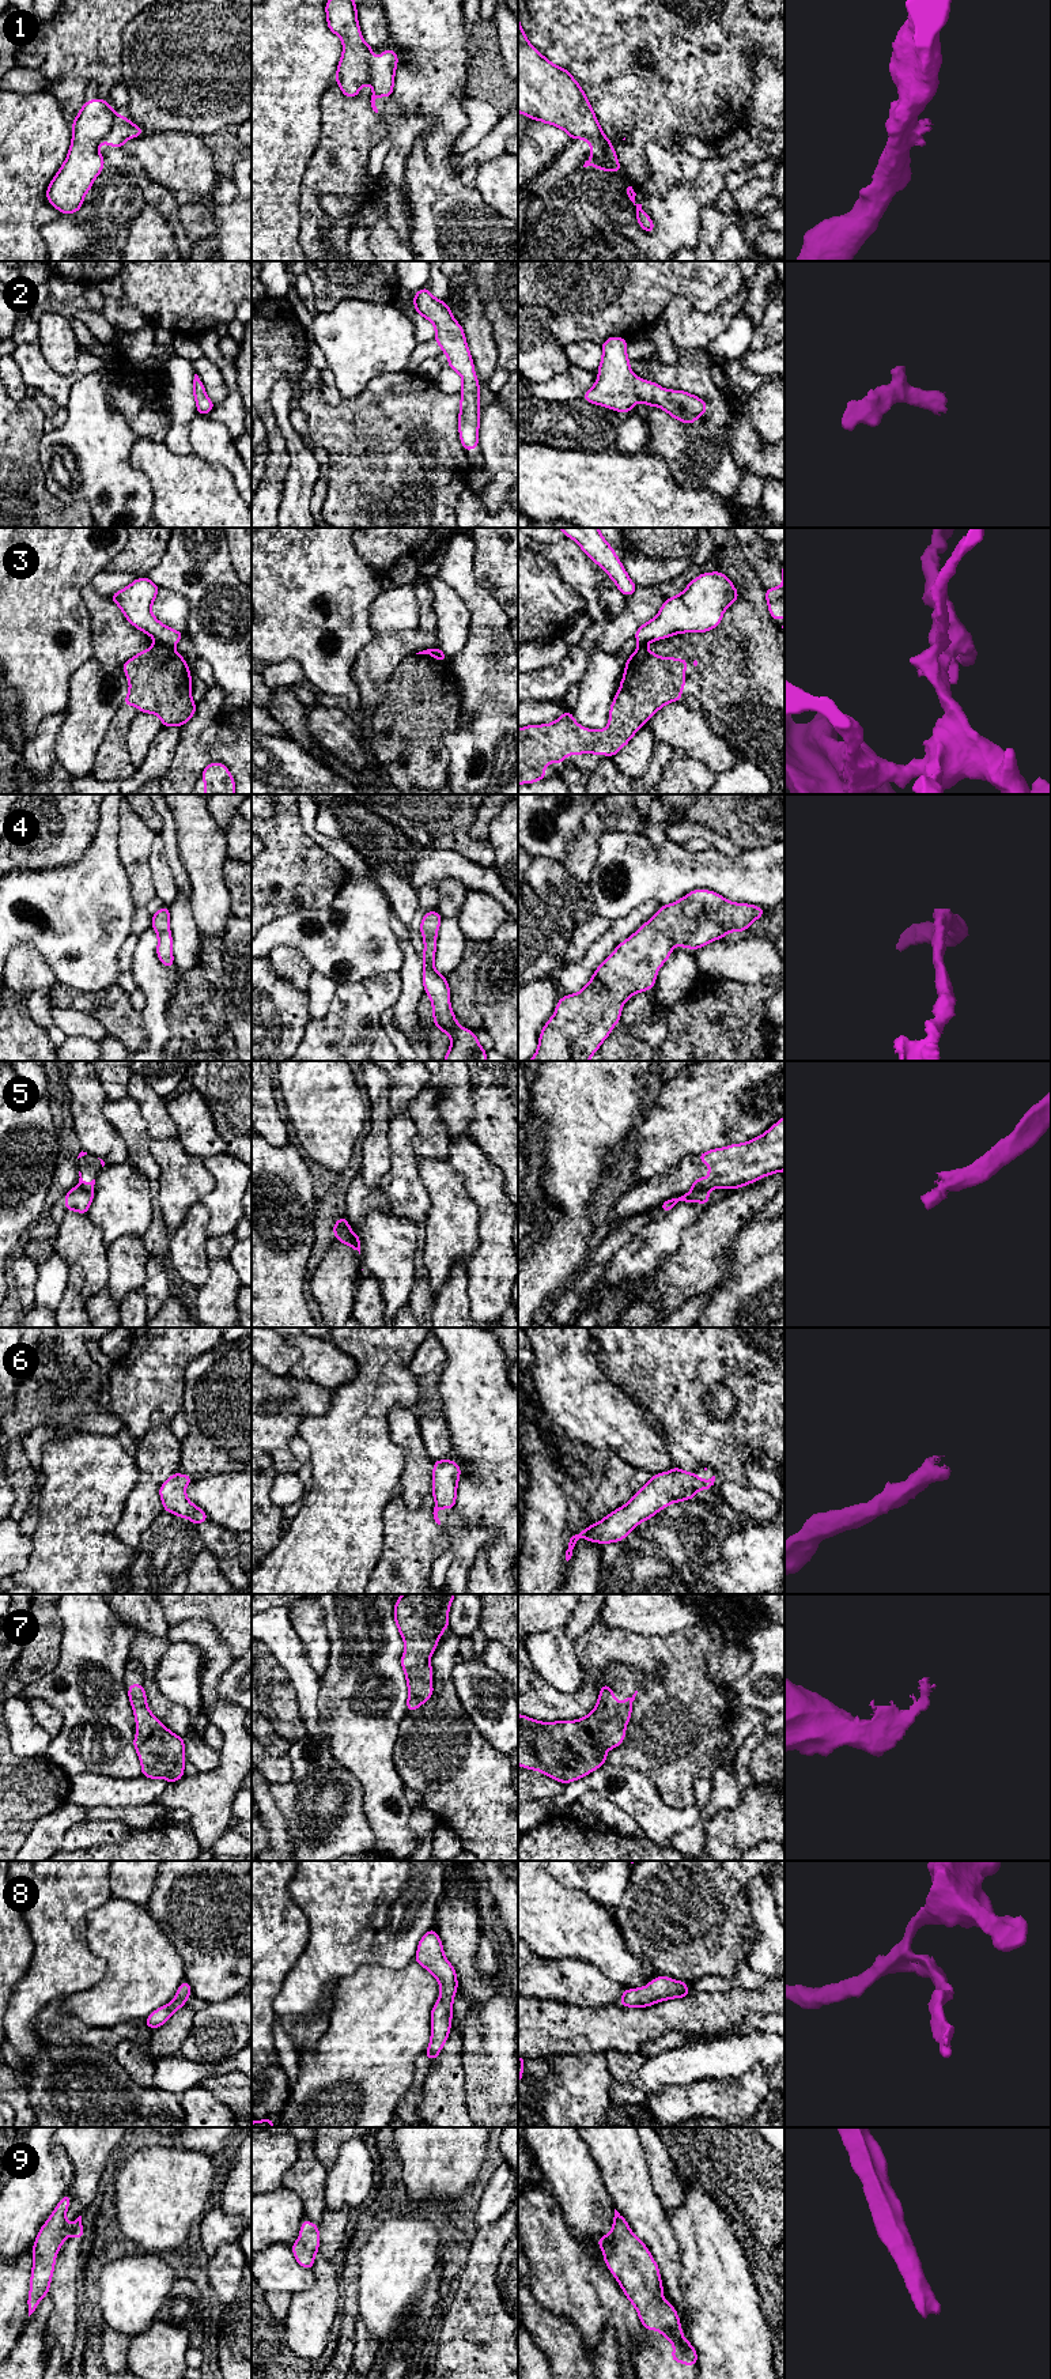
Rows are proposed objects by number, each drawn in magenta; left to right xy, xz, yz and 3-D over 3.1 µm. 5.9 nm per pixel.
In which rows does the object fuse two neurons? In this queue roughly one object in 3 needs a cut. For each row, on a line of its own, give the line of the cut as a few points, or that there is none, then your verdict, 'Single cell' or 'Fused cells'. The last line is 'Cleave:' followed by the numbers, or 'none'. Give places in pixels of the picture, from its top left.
1: Split along xy (120, 116), (98, 143). Fused cells
2: No split. Single cell
3: Split along xy (157, 641), (173, 646). Fused cells
4: No split. Single cell
5: Split along yz (707, 1188), (694, 1190). Fused cells
6: No split. Single cell
7: No split. Single cell
8: No split. Single cell
9: No split. Single cell
Cleave: 1, 3, 5

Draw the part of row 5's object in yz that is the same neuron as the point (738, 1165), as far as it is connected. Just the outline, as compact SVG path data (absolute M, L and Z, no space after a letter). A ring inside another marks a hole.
M785 1117L751 1141L715 1148L697 1158L710 1166L708 1178L699 1177L691 1190L738 1189L785 1171Z

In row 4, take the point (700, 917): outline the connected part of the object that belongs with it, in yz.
M693 890L674 903L661 906L649 922L620 943L596 968L581 992L559 1000L553 1016L540 1032L537 1051L529 1061L589 1061L619 1023L624 1002L635 993L653 989L658 970L676 944L697 951L714 940L726 939L727 932L746 930L764 913L759 906L733 903L708 890Z

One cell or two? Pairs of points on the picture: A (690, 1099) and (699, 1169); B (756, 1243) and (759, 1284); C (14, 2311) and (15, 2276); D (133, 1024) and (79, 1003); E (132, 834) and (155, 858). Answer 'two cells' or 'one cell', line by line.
A: two cells
B: one cell
C: one cell
D: one cell
E: two cells

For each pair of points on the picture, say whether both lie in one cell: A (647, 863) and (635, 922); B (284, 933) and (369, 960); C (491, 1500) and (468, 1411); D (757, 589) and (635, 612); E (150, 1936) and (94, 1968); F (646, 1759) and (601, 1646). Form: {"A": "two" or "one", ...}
{"A": "two", "B": "one", "C": "one", "D": "two", "E": "two", "F": "one"}

